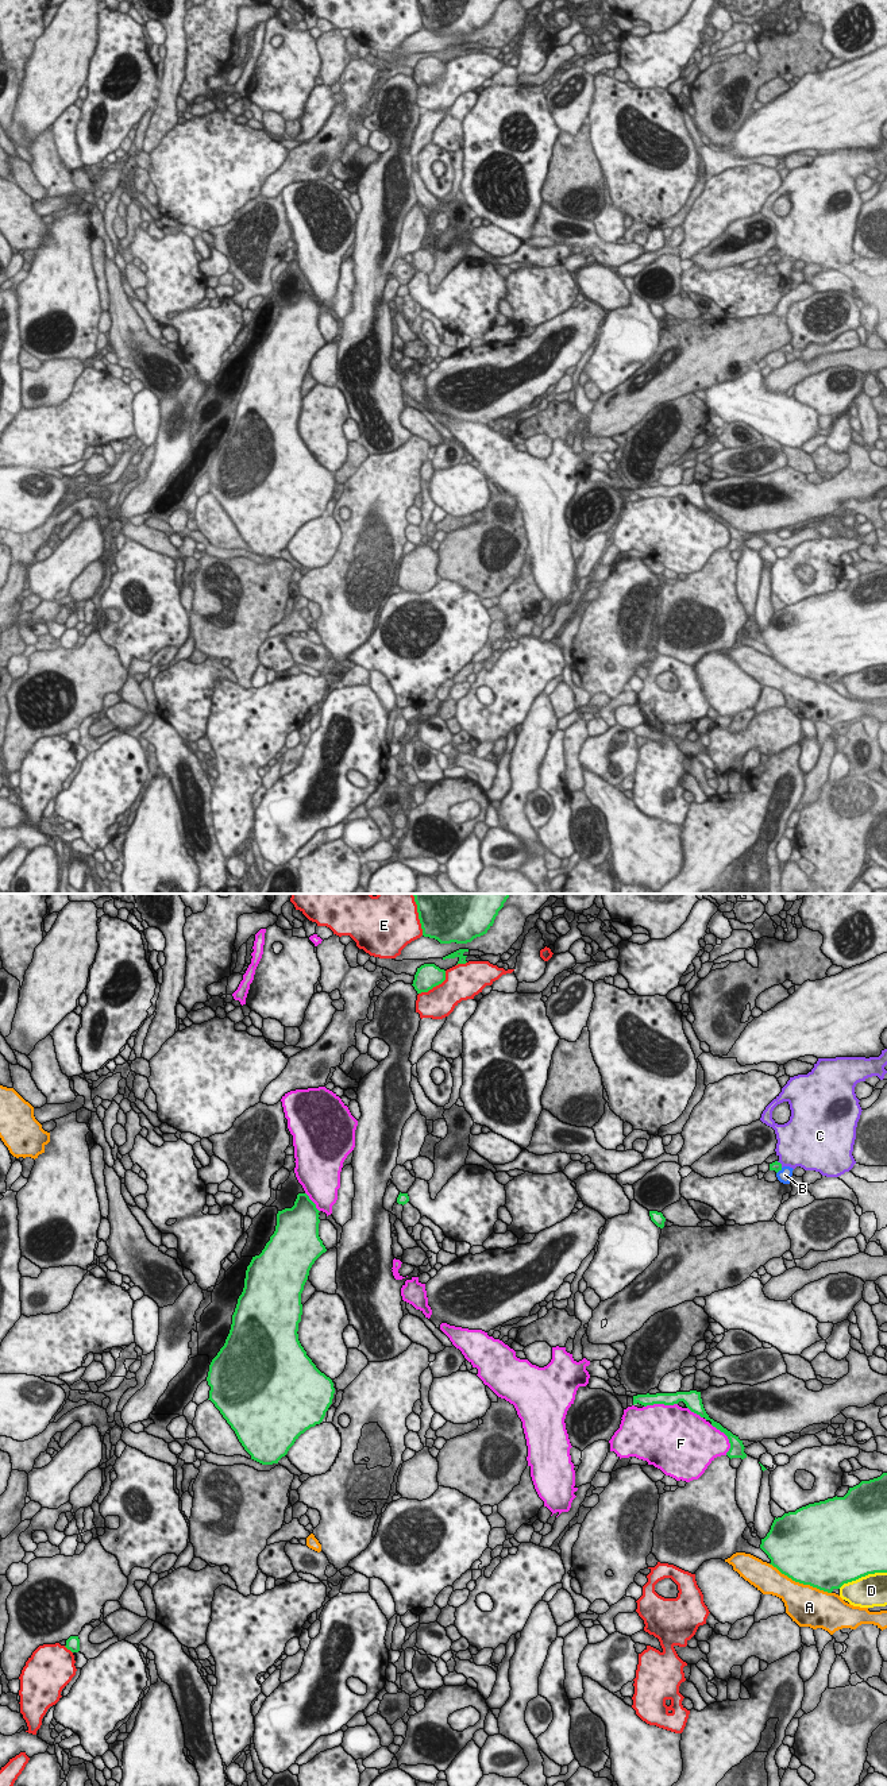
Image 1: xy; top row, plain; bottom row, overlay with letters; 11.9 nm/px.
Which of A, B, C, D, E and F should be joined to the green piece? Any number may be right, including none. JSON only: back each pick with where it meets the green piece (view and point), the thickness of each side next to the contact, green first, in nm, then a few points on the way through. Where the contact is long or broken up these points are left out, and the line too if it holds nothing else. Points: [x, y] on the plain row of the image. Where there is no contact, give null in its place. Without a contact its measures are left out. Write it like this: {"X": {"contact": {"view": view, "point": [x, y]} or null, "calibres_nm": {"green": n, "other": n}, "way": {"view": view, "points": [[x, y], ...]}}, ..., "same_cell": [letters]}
{"B": {"contact": {"view": "xy", "point": [779, 262]}, "calibres_nm": {"green": 120, "other": 160}, "way": {"view": "xy", "points": [[776, 259], [779, 262], [785, 267]]}}, "same_cell": ["B"]}

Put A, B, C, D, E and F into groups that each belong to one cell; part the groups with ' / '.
A / B / C / D / E / F

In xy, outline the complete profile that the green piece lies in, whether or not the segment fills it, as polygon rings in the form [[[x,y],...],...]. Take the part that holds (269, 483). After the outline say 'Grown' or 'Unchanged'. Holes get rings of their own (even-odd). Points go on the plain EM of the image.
[[[298,286],[292,301],[277,306],[277,319],[259,348],[252,350],[246,363],[244,381],[238,391],[232,417],[224,439],[212,452],[208,464],[209,491],[235,524],[251,552],[262,558],[278,556],[301,526],[320,517],[332,497],[335,481],[321,466],[298,433],[301,386],[315,354],[327,344],[319,329],[319,302],[306,286]]]. Unchanged.

